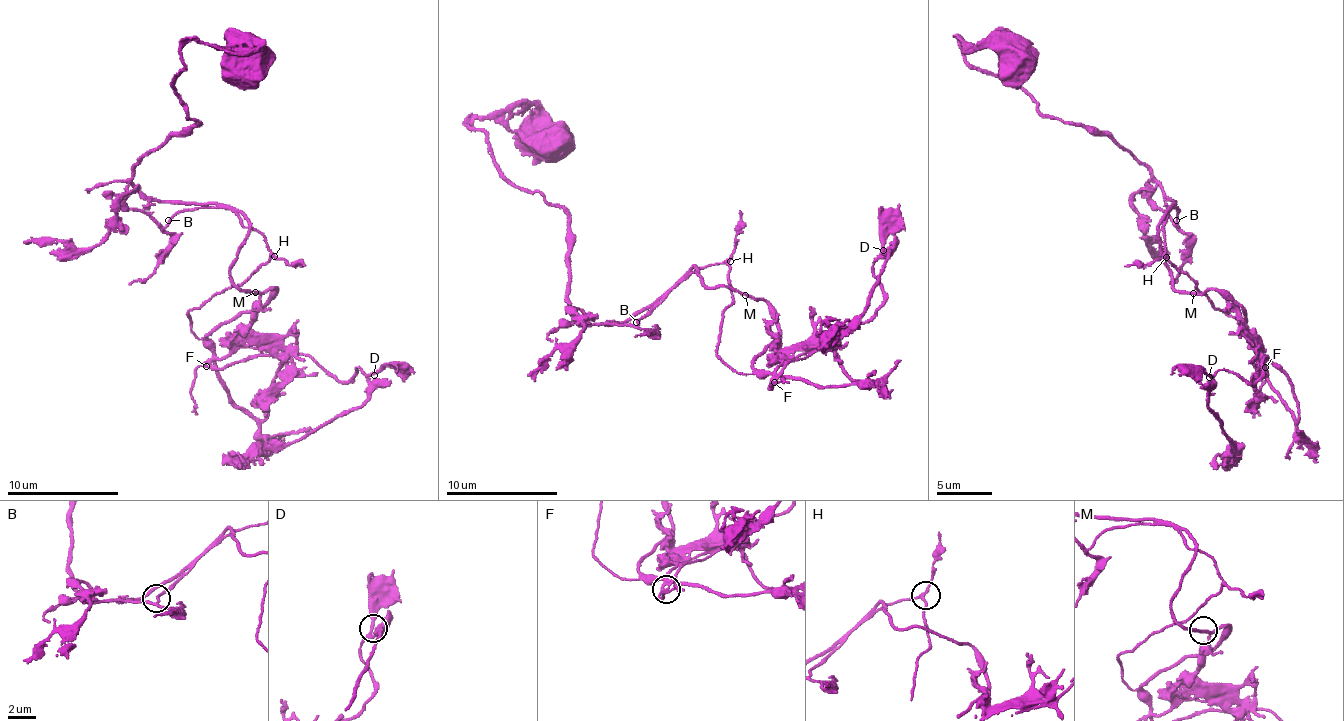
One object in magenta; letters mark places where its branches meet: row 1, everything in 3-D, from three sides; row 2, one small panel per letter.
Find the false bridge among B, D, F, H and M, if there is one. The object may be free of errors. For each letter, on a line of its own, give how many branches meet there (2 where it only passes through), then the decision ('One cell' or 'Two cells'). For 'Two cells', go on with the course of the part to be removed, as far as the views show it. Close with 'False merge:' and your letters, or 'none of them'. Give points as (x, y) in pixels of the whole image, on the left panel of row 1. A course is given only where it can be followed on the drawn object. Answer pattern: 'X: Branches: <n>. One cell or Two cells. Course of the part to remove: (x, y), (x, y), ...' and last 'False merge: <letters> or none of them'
B: Branches: 3. One cell
D: Branches: 3. One cell
F: Branches: 4. One cell
H: Branches: 3. One cell
M: Branches: 3. One cell
False merge: none of them

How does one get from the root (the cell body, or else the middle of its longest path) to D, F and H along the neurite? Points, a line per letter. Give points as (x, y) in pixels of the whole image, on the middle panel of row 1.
D: (547, 137), (470, 126), (569, 216), (585, 325), (697, 266), (828, 342), (883, 250)
F: (547, 137), (470, 126), (501, 174), (569, 216), (575, 316), (627, 322), (727, 264), (719, 359), (774, 382)
H: (547, 137), (491, 118), (470, 126), (501, 174), (569, 216), (566, 297), (585, 325), (627, 322), (730, 261)

